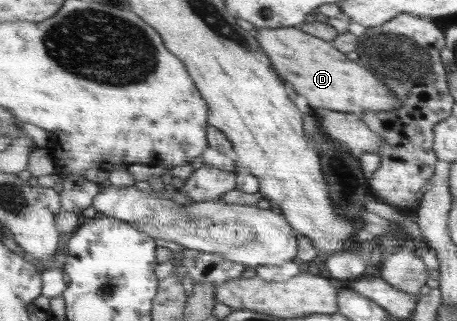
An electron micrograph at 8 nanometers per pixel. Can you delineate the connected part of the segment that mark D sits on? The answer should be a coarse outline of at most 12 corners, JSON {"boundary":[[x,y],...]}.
{"boundary":[[299,27],[258,28],[309,108],[361,116],[402,100],[370,69]]}

